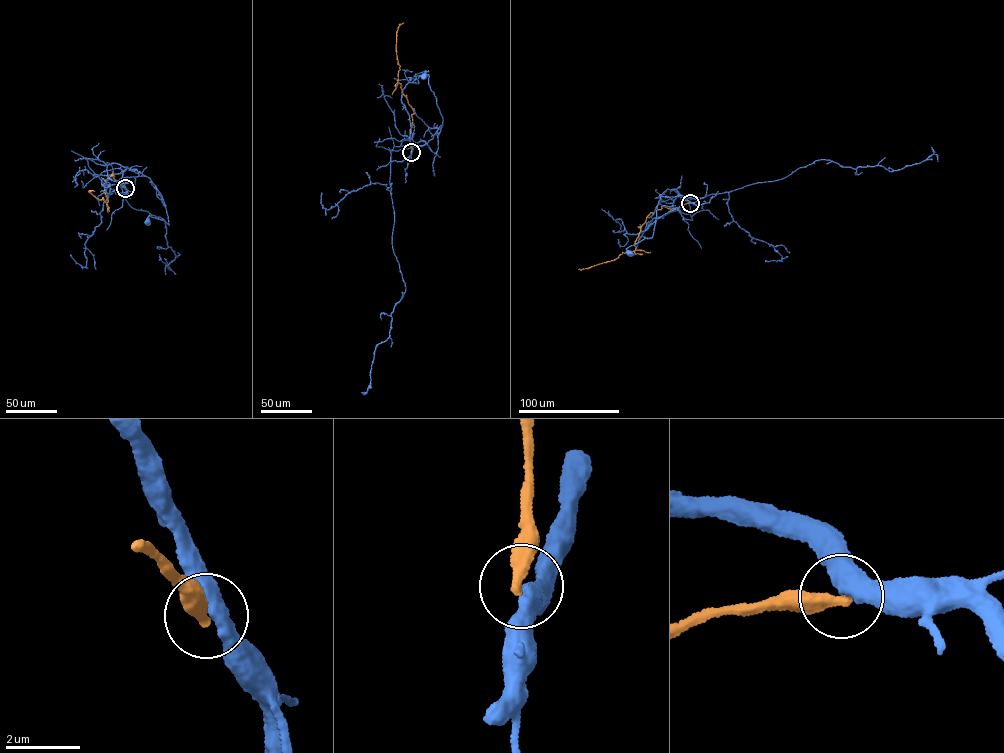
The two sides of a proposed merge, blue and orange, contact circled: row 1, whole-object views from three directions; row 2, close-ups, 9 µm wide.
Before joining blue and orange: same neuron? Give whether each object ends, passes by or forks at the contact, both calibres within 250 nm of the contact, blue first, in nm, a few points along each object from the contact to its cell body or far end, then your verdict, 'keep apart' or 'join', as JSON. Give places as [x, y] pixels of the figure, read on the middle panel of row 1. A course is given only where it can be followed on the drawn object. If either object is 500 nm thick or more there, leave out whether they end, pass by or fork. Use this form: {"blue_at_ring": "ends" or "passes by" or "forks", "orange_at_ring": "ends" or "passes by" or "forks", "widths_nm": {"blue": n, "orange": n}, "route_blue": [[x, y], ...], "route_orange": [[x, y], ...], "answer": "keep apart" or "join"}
{"blue_at_ring": "passes by", "orange_at_ring": "ends", "widths_nm": {"blue": 480, "orange": 360}, "route_blue": [[411, 152], [412, 147], [432, 139], [442, 126], [442, 117], [428, 84], [428, 74], [423, 76]], "route_orange": [[411, 152], [410, 130], [414, 112], [398, 81], [400, 66], [396, 54], [397, 32], [403, 23]], "answer": "keep apart"}

